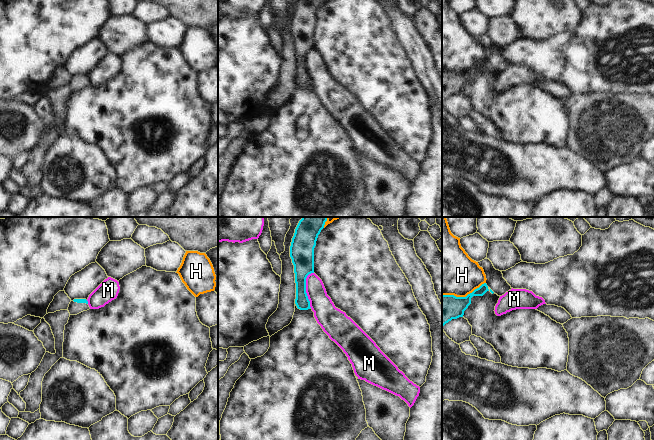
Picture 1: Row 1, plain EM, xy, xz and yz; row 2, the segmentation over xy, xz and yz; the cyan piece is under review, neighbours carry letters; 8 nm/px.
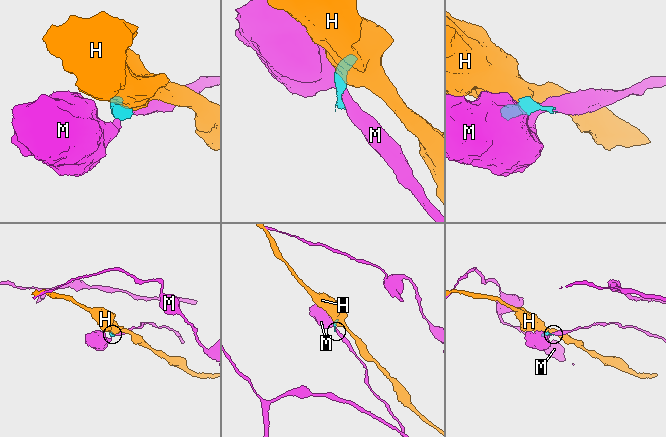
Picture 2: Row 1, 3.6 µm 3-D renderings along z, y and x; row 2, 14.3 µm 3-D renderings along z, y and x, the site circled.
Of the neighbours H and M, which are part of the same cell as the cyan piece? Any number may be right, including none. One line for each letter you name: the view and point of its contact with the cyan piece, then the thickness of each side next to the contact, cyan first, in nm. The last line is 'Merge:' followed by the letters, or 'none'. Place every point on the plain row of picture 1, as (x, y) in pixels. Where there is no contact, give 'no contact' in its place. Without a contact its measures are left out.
Merge: none

